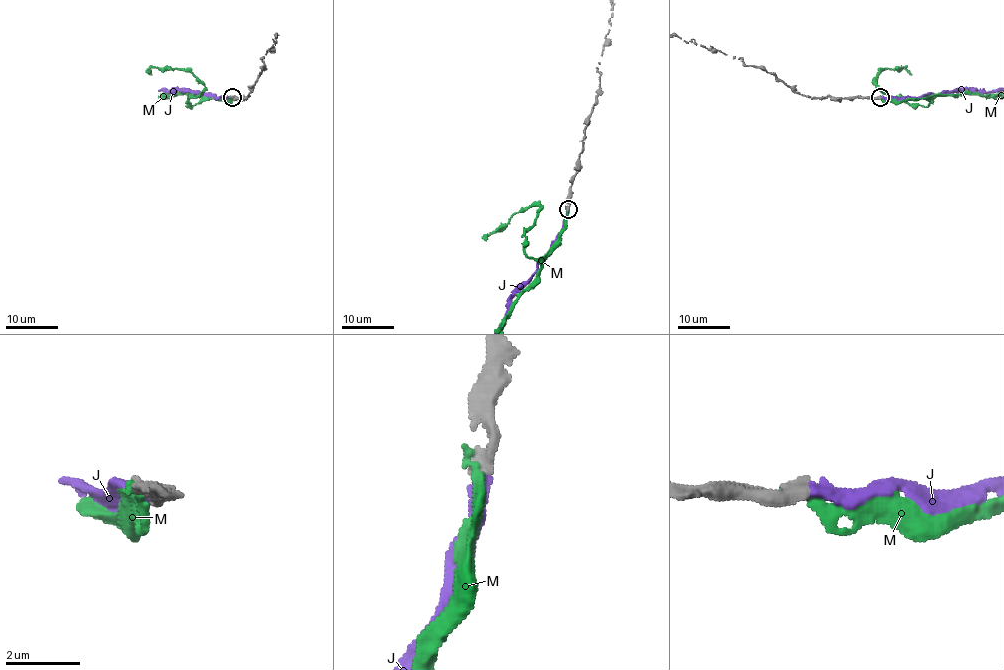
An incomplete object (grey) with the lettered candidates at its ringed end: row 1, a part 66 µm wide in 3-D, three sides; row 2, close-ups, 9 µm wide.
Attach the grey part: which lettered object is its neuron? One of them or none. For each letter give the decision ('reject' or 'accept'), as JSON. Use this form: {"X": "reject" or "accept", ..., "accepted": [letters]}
{"J": "accept", "M": "reject", "accepted": ["J"]}

